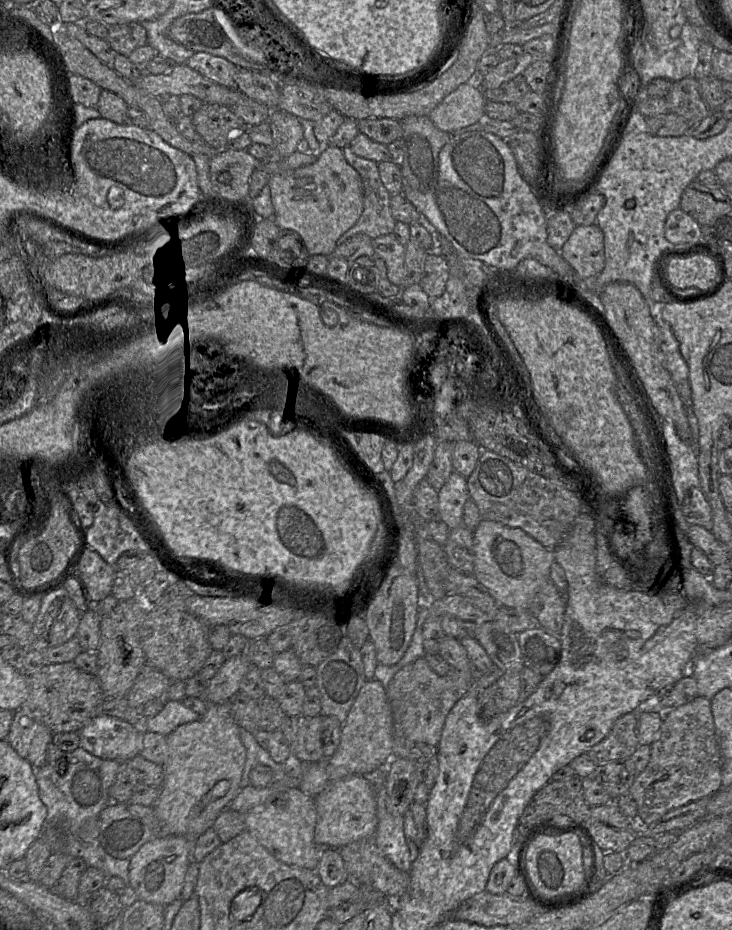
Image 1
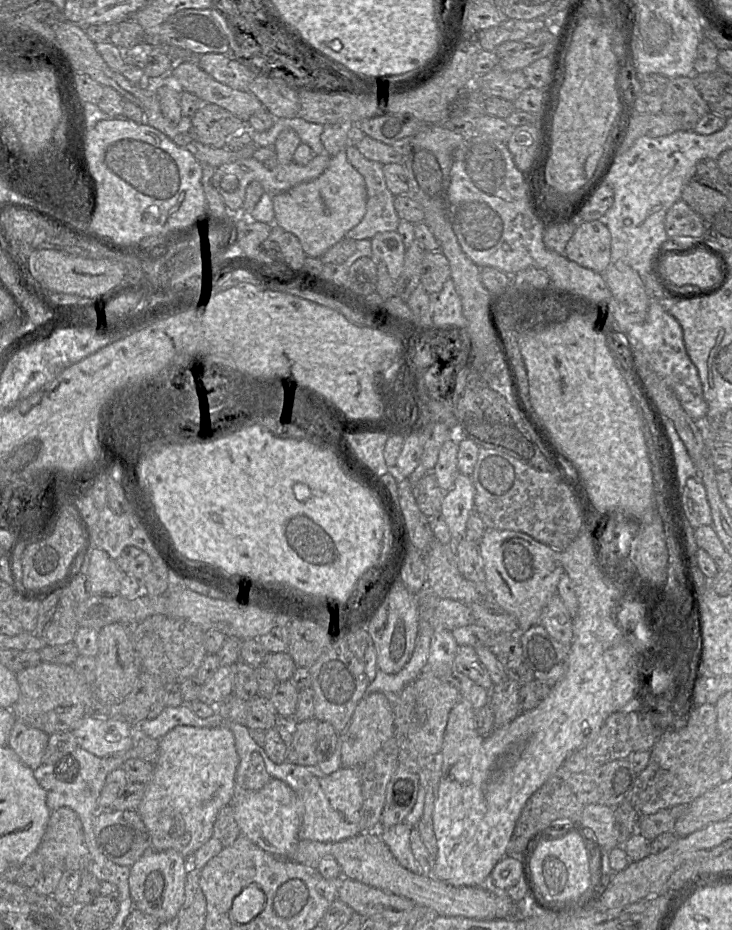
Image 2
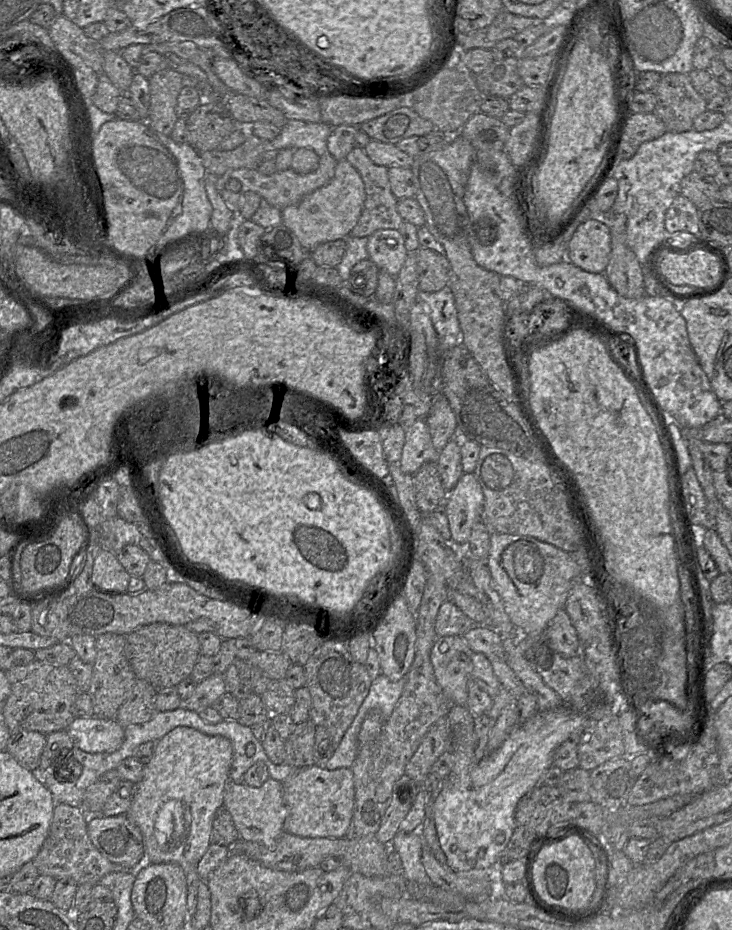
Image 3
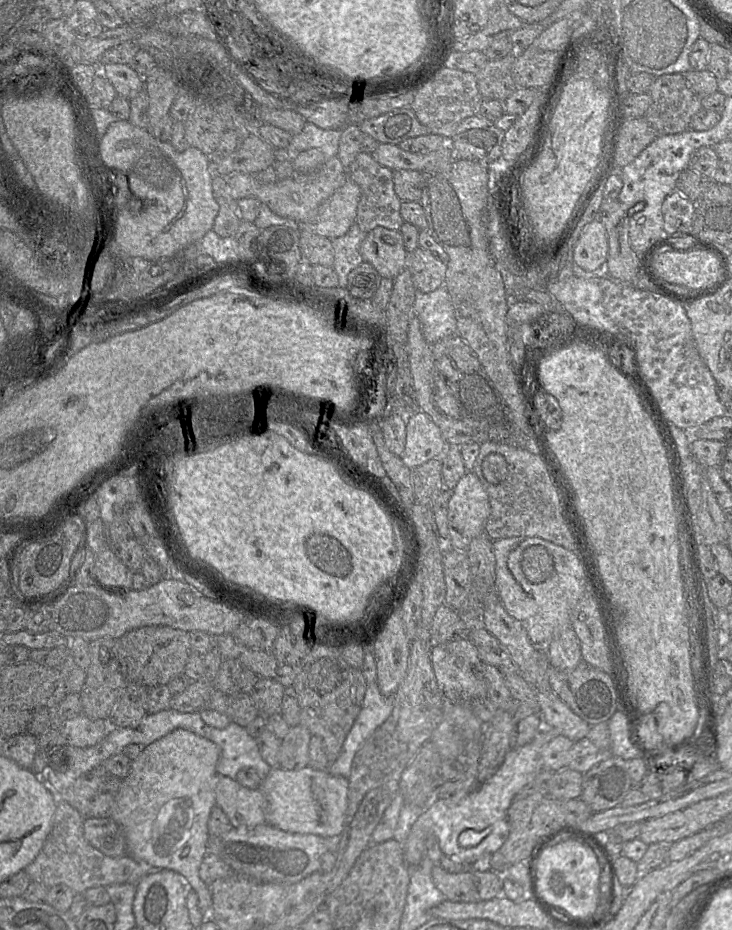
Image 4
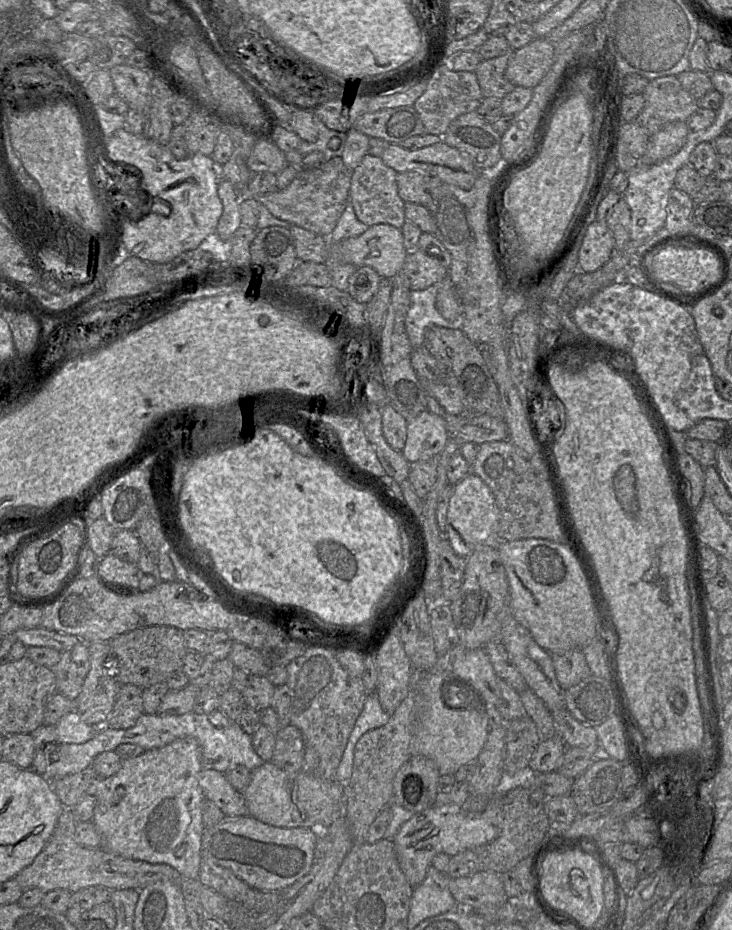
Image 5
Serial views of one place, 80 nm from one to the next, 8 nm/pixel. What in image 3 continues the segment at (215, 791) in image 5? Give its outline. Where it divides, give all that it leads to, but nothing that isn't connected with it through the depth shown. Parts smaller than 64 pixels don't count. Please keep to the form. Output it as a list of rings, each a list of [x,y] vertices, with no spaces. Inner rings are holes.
[[[269,778],[261,787],[251,787],[245,783],[228,780],[224,789],[223,805],[231,814],[239,837],[243,840],[272,845],[284,832],[287,809],[283,783],[278,780]]]

